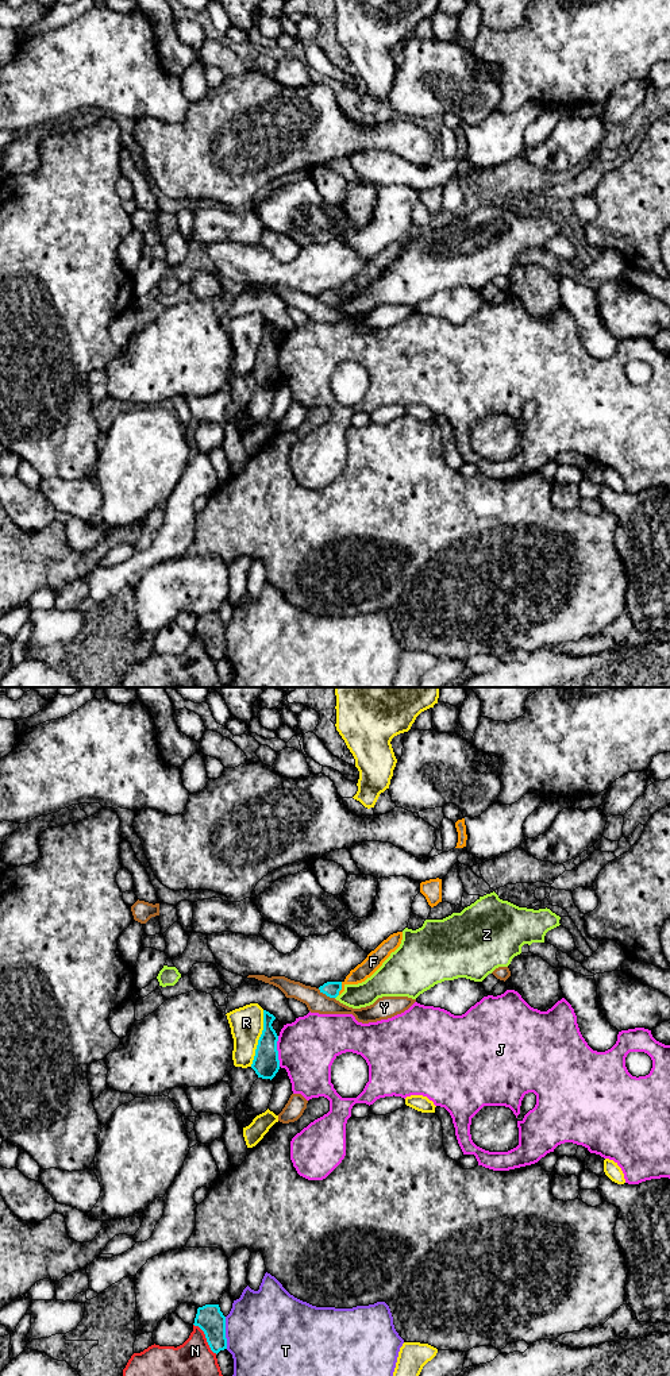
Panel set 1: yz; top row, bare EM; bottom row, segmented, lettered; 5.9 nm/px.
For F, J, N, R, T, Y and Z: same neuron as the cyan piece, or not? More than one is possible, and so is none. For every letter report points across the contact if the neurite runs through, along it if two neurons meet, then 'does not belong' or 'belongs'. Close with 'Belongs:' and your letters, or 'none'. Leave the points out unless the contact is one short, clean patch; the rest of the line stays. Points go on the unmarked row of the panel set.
F: runs through yz (331, 297), (341, 297), (373, 270); belongs
J: border along yz (277, 345), (277, 367), (280, 374); does not belong
N: does not belong
R: does not belong
T: does not belong
Y: does not belong
Z: does not belong
Belongs: F

